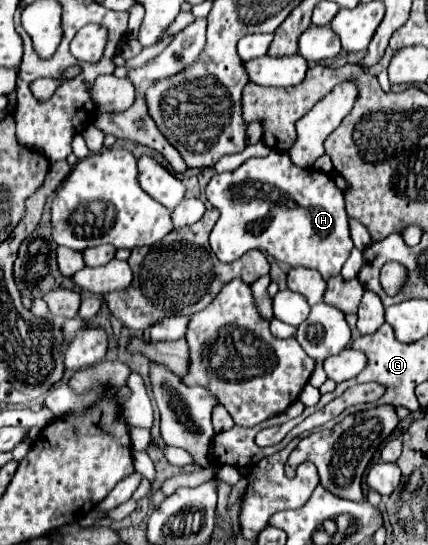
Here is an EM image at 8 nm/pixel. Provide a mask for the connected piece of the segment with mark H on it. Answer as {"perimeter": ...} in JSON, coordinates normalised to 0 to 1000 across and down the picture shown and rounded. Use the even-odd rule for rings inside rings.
{"perimeter":[[[636,277],[612,292],[589,288],[537,317],[505,317],[481,343],[481,361],[514,387],[514,402],[491,428],[491,453],[519,483],[542,483],[575,461],[603,457],[678,490],[710,486],[743,494],[755,512],[766,516],[794,503],[827,453],[804,383],[804,361],[776,325],[738,310],[706,310],[682,303],[673,281],[664,277]],[[673,369],[687,369],[687,380],[673,380]]]}

